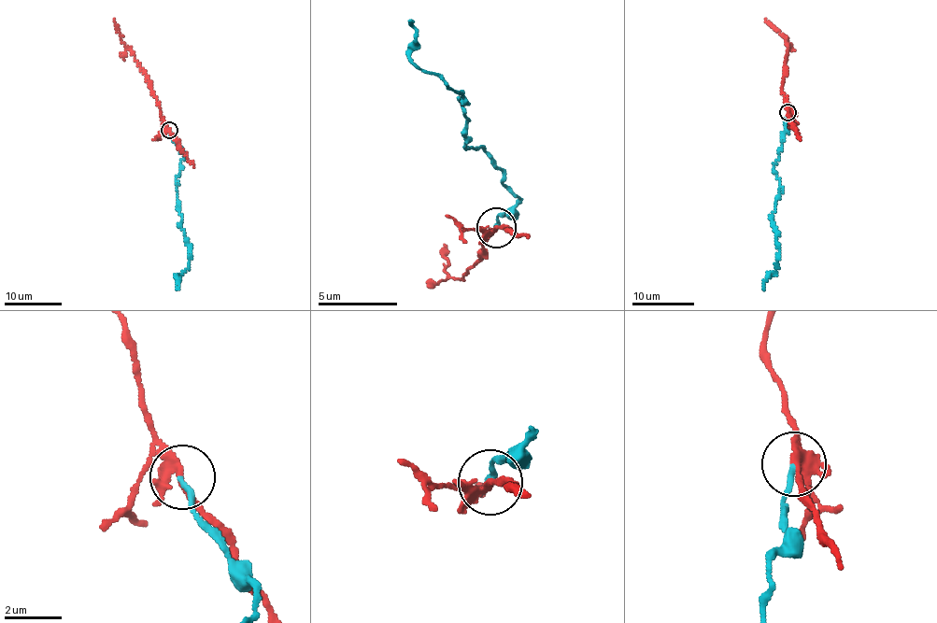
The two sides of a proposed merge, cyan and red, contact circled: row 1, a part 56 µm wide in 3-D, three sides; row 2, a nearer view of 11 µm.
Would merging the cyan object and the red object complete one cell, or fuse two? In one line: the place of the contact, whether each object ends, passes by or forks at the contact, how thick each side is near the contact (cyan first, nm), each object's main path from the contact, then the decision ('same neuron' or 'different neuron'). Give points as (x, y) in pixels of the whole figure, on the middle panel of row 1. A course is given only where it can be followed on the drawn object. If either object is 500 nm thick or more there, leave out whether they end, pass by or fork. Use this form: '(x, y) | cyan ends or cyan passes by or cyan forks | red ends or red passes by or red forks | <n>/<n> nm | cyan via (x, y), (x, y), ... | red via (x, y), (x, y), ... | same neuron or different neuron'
(496, 227) | cyan ends | red forks | 180/220 nm | cyan via (497, 226), (518, 197), (479, 143), (463, 144), (465, 101), (410, 58), (410, 21) | red via (497, 226), (487, 232), (493, 234), (483, 246), (488, 256), (468, 269), (465, 281), (444, 272), (445, 243) | different neuron

